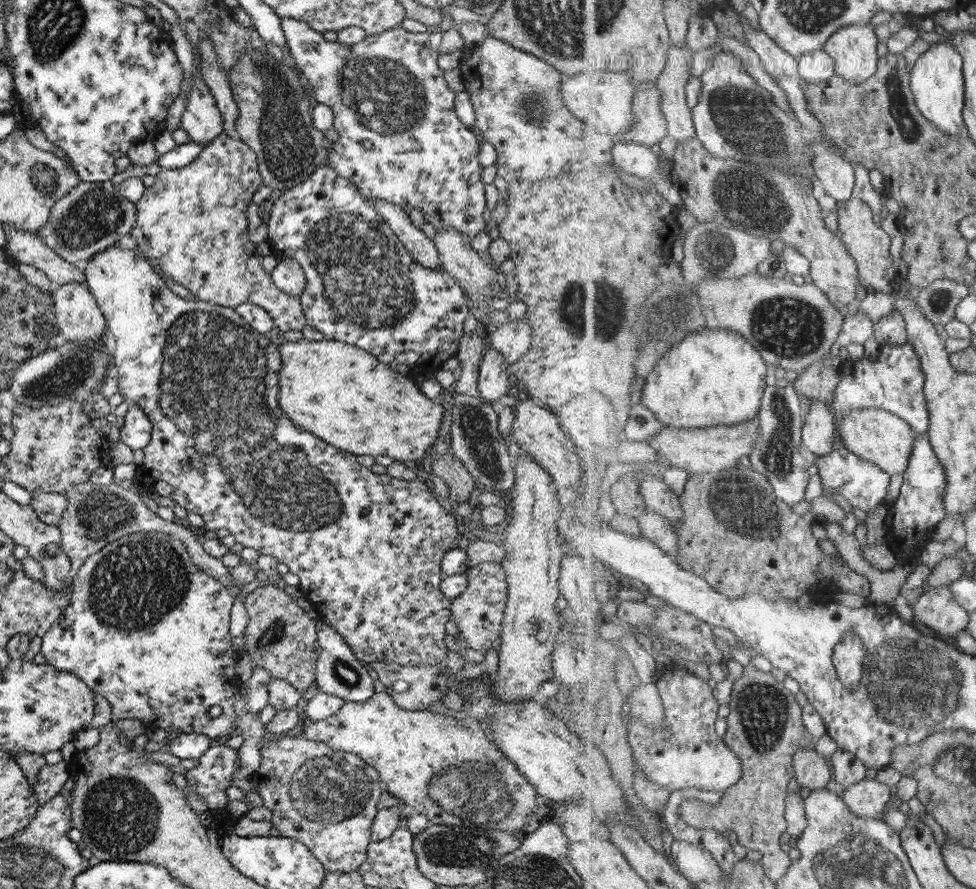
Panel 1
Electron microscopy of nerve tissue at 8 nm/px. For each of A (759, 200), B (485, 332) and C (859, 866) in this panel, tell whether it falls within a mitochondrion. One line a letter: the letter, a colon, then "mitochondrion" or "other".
A: mitochondrion
B: other
C: mitochondrion

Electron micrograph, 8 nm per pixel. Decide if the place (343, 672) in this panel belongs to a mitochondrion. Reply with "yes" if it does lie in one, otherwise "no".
yes

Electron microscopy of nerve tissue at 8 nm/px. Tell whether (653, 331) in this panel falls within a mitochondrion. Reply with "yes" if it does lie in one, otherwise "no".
yes

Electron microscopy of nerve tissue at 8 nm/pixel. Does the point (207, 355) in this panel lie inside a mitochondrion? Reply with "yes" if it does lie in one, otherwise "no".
yes

